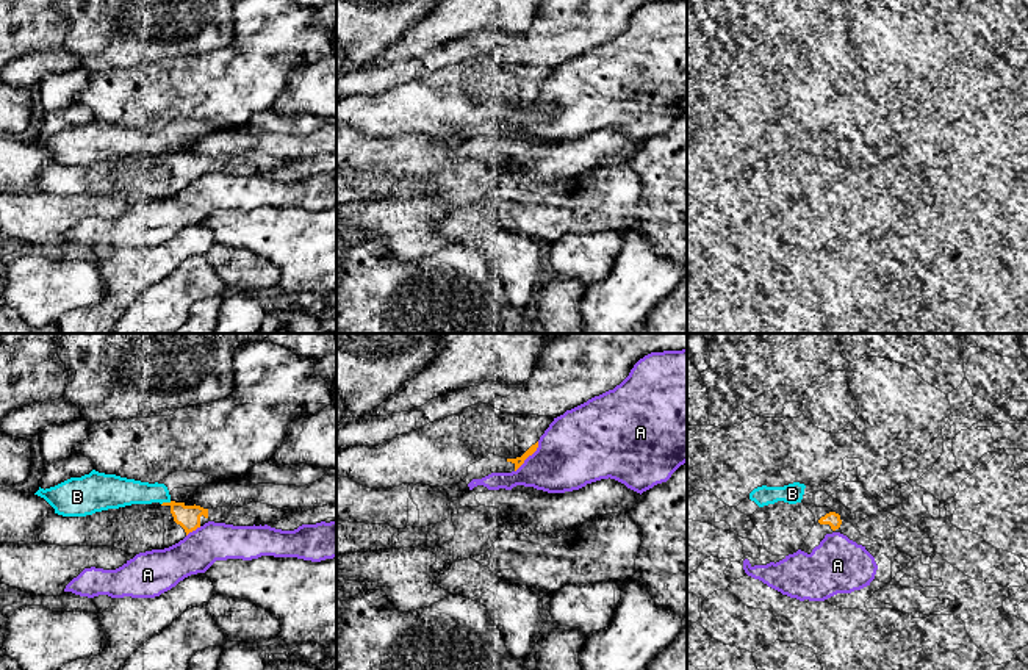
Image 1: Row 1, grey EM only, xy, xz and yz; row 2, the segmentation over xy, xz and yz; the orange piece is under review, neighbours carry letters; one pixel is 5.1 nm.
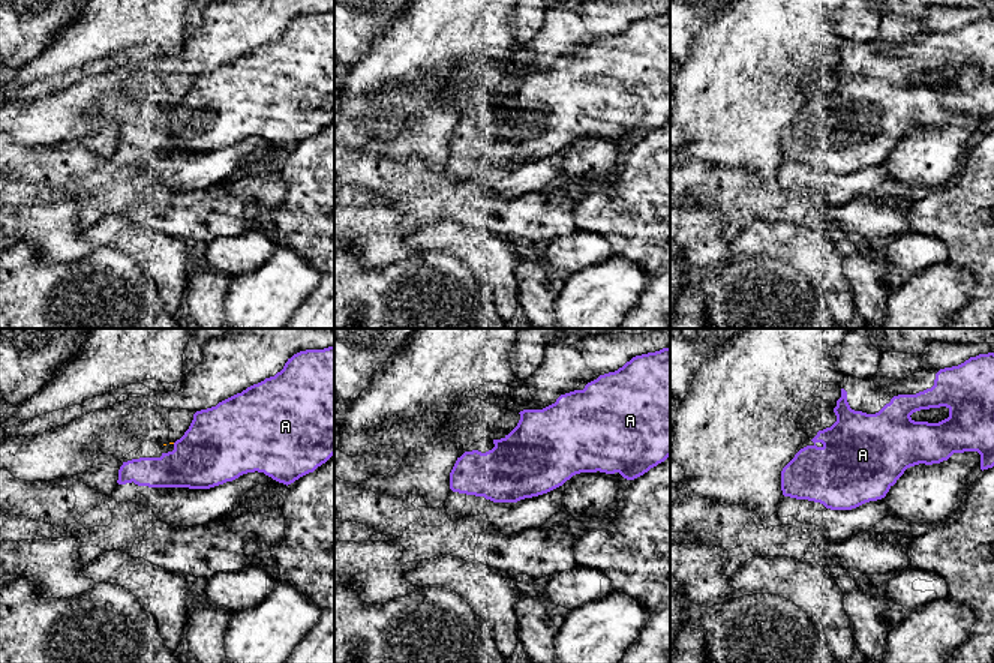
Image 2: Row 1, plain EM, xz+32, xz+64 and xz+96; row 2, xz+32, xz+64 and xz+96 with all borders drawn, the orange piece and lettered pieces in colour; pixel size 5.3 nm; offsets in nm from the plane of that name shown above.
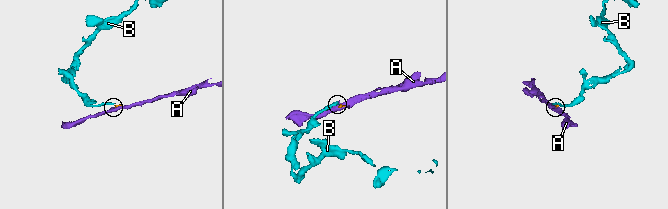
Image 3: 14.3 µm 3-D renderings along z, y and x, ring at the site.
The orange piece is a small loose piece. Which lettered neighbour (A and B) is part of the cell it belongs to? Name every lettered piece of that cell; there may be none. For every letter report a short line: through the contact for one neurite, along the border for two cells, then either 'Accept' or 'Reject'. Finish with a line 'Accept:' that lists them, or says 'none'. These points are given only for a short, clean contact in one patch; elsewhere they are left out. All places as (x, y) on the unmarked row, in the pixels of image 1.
A: Reject
B: Reject
Accept: none

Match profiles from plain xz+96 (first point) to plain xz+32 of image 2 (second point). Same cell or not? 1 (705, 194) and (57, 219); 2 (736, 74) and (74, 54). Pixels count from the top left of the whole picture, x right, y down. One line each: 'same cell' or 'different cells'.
1: different cells
2: same cell

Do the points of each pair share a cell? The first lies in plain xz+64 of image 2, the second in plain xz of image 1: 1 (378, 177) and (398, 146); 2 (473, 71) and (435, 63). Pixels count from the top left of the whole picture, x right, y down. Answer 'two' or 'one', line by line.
1: one
2: two

